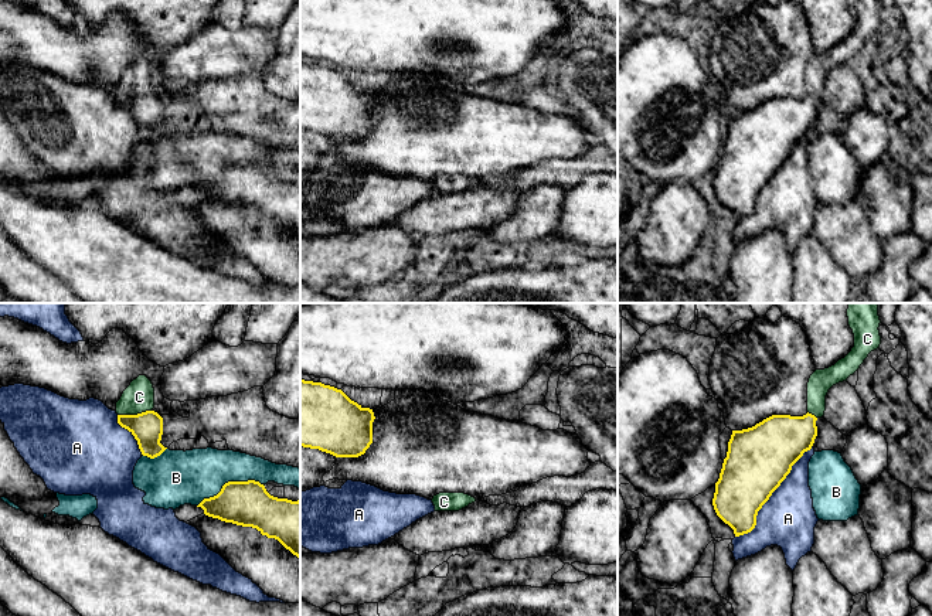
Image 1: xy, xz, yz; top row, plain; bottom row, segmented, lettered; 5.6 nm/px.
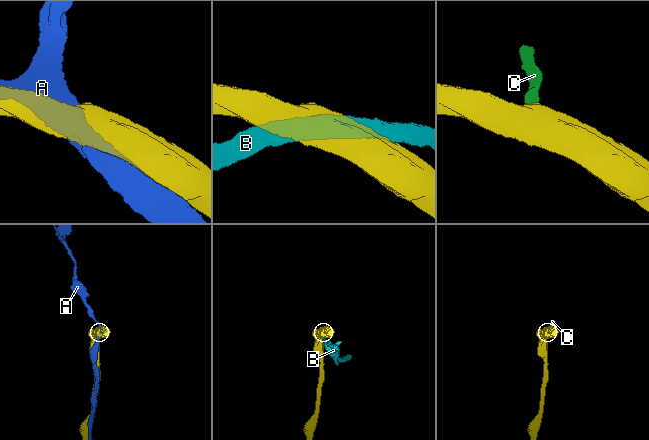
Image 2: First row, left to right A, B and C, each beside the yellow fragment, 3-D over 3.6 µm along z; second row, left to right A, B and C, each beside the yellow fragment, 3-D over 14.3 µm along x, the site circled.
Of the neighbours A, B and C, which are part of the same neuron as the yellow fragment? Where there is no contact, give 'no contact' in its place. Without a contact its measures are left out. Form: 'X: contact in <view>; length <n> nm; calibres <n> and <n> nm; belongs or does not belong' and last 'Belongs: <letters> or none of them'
A: contact in yz; length 700 nm; calibres 360 and 320 nm; does not belong
B: contact in xy; length 400 nm; calibres 260 and 300 nm; does not belong
C: contact in xy; length 190 nm; calibres 180 and 180 nm; belongs
Belongs: C

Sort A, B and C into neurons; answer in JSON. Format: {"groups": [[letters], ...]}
{"groups": [["A"], ["B"], ["C"]]}

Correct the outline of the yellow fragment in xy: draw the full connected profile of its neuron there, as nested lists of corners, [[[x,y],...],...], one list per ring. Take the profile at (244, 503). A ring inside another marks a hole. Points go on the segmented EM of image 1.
[[[248,480],[225,483],[217,496],[204,498],[197,507],[208,517],[256,528],[300,559],[299,500],[273,497],[263,484]]]

